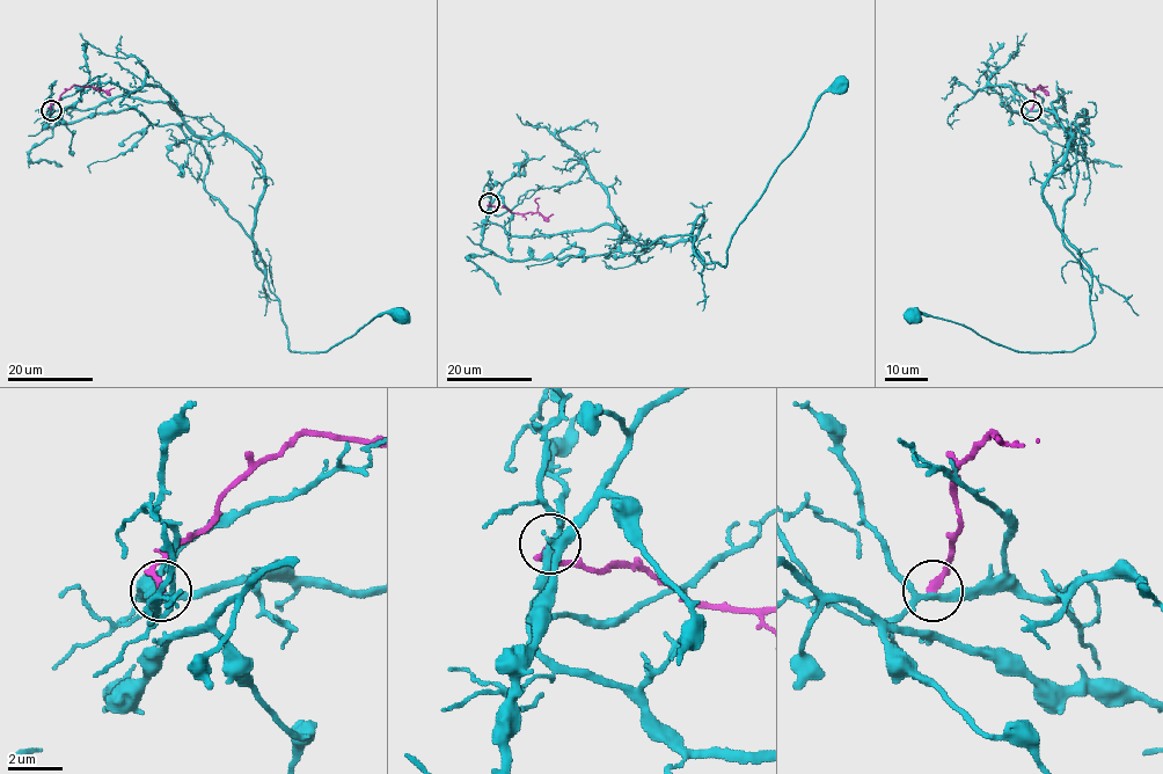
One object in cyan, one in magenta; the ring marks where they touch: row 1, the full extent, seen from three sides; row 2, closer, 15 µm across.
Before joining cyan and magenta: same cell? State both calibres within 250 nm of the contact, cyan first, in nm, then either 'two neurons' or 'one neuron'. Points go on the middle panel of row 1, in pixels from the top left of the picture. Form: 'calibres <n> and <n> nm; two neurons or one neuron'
calibres 220 and 260 nm; two neurons

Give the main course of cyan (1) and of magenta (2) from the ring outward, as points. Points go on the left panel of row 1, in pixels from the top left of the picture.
1: (51, 110), (168, 103), (205, 150), (204, 187), (257, 252), (292, 351), (326, 352), (401, 312)
2: (51, 110), (50, 106), (73, 86), (105, 90), (115, 88)

